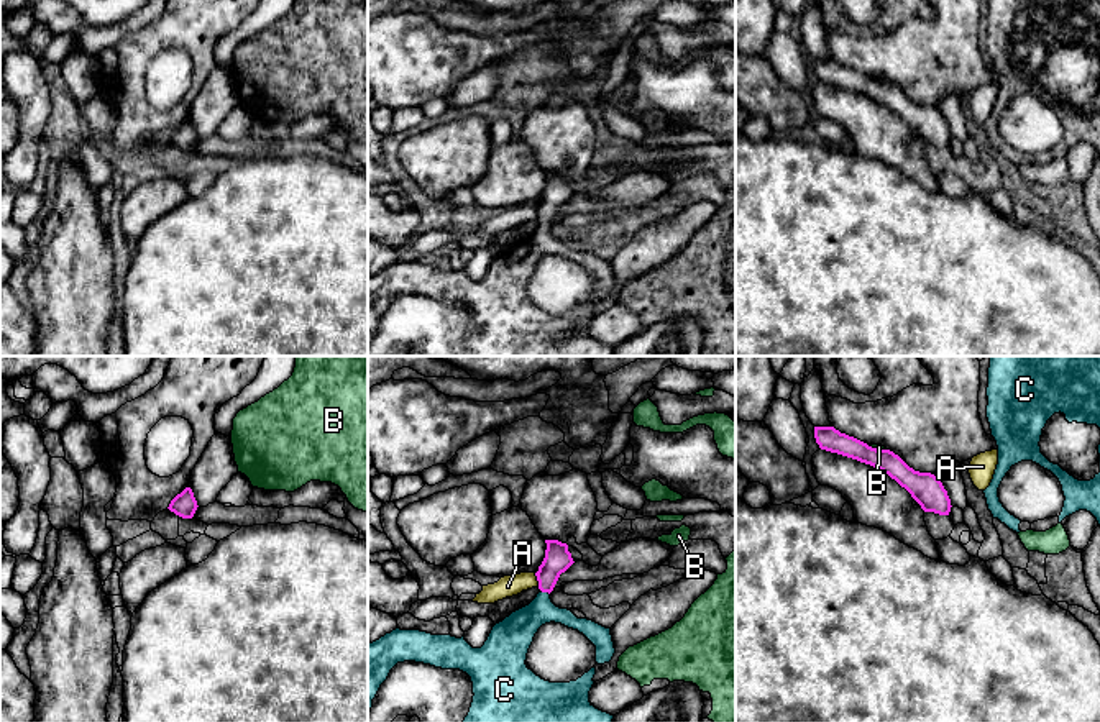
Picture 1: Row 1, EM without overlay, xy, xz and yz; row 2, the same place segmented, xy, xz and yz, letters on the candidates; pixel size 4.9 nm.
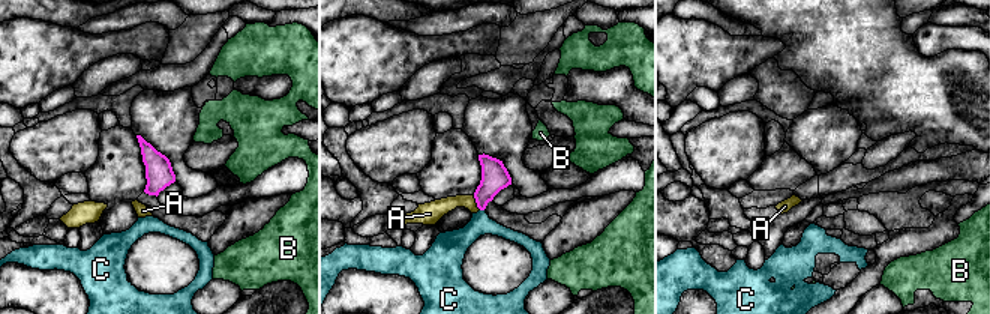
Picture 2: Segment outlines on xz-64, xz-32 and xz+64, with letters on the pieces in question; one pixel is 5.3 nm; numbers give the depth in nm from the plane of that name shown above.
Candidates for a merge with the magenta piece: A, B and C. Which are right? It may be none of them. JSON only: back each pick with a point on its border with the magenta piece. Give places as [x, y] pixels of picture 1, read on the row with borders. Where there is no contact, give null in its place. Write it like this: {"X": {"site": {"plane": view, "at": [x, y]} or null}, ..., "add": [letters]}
{"C": {"site": {"plane": "xz", "at": [545, 591]}}, "add": ["C"]}

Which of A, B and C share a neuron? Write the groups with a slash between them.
A / B / C

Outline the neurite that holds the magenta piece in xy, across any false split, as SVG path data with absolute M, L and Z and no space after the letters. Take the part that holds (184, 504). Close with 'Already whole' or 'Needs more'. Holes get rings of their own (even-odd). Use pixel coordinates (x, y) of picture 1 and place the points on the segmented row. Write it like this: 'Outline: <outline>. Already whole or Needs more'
Outline: M186 487L181 494L177 494L171 504L169 510L182 519L192 519L197 510L197 500L190 487Z. Already whole

